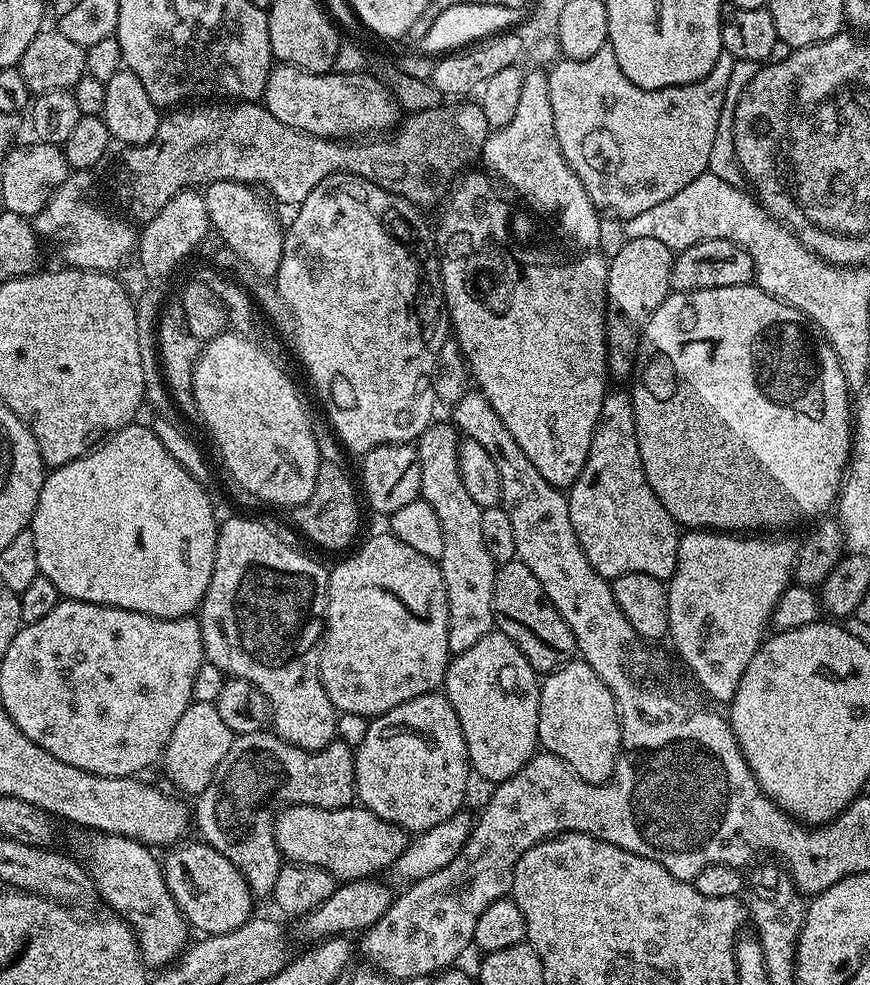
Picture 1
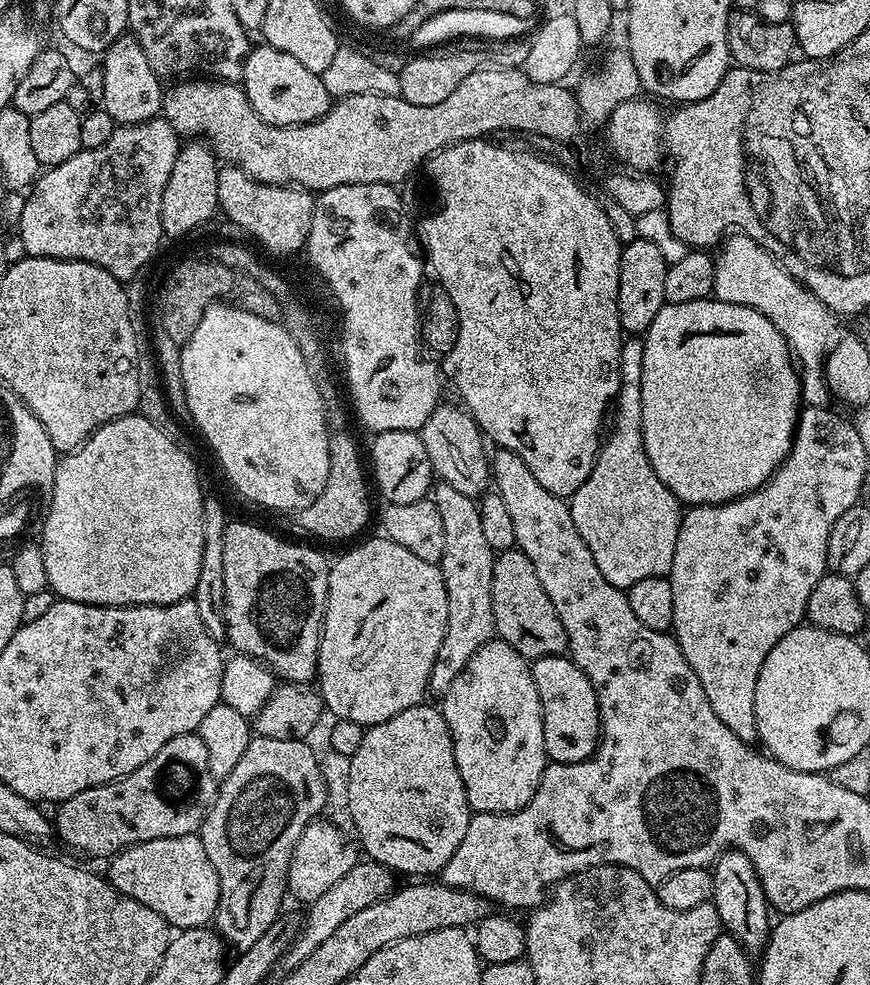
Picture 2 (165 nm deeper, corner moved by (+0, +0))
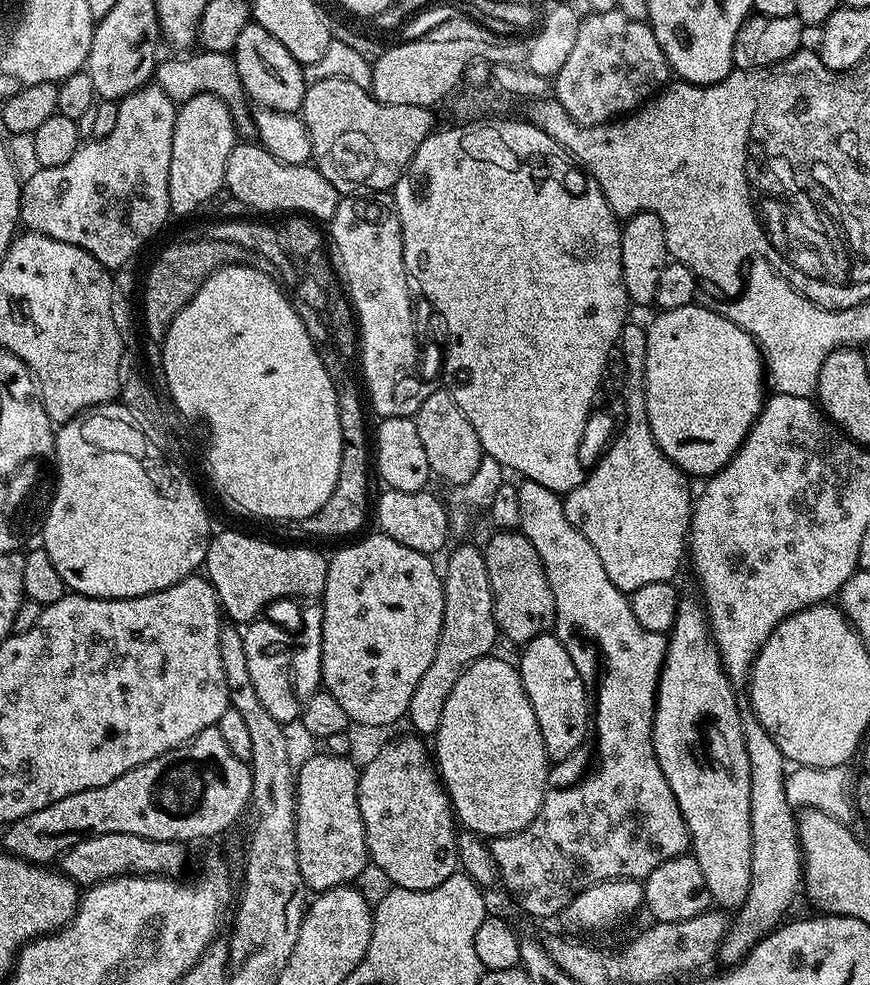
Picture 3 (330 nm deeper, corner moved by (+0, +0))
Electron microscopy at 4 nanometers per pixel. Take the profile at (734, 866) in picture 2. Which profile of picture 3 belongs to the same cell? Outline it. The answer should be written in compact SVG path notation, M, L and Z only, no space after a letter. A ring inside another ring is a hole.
M683 597L679 604L675 626L668 636L667 654L664 656L664 665L660 671L660 681L656 687L656 713L652 719L652 745L654 754L658 758L658 766L662 766L662 774L666 782L670 782L670 790L678 802L678 810L682 810L682 818L688 827L691 855L695 856L698 866L702 866L702 875L706 878L706 886L712 895L712 904L721 909L738 910L746 902L746 894L750 890L750 758L746 758L746 742L744 741L744 719L742 711L736 706L734 685L724 672L720 652L712 638L712 631L708 624L707 612L703 603L696 597Z

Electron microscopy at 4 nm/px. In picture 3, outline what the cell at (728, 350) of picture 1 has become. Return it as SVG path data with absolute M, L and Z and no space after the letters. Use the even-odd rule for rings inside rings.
M693 302L686 306L678 306L678 310L663 310L652 320L652 325L647 325L646 331L646 354L644 355L644 397L646 398L646 414L650 422L650 430L654 434L654 442L658 442L658 446L662 450L662 454L666 454L666 458L670 458L670 462L684 471L689 477L707 478L713 476L718 470L722 470L734 458L734 454L740 448L740 443L744 441L748 432L752 428L752 424L760 417L760 410L764 406L766 399L766 369L760 354L760 348L756 345L756 339L750 334L746 334L746 330L742 330L742 326L738 326L734 322L730 322L719 311L711 312L708 308L703 308L700 302Z

